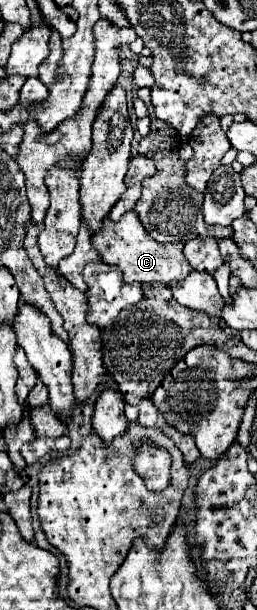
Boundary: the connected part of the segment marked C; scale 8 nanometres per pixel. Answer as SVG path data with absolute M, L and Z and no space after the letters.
M134 211L126 213L118 223L104 219L104 227L100 233L92 235L94 249L102 255L104 263L120 267L126 283L162 283L162 285L178 285L186 275L190 275L192 267L186 263L182 255L184 241L178 243L158 243L152 239L142 227L138 215Z

